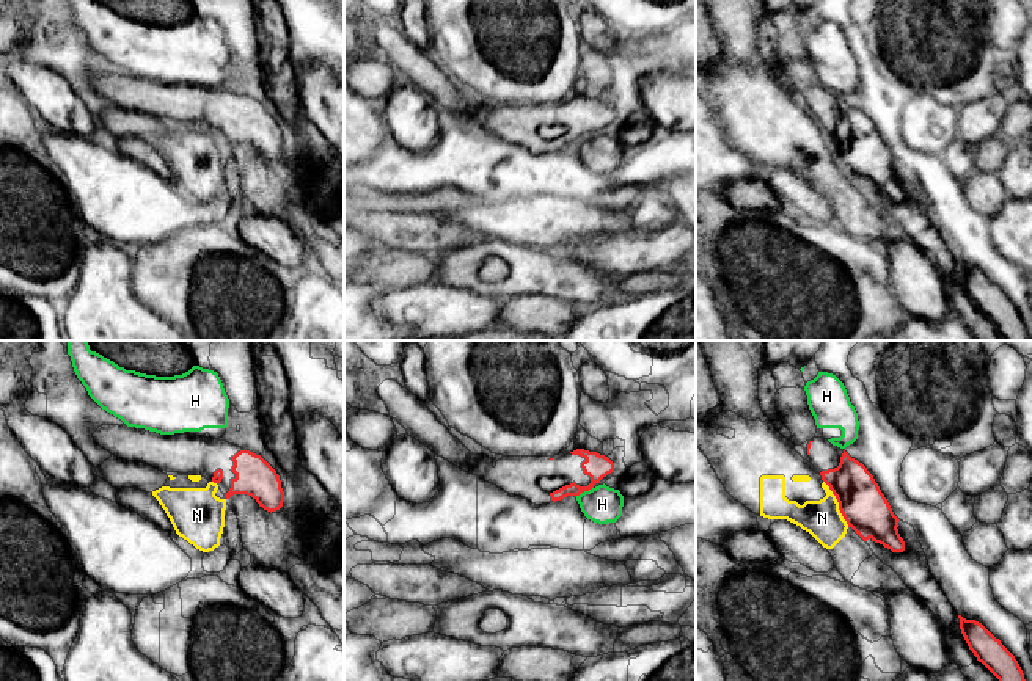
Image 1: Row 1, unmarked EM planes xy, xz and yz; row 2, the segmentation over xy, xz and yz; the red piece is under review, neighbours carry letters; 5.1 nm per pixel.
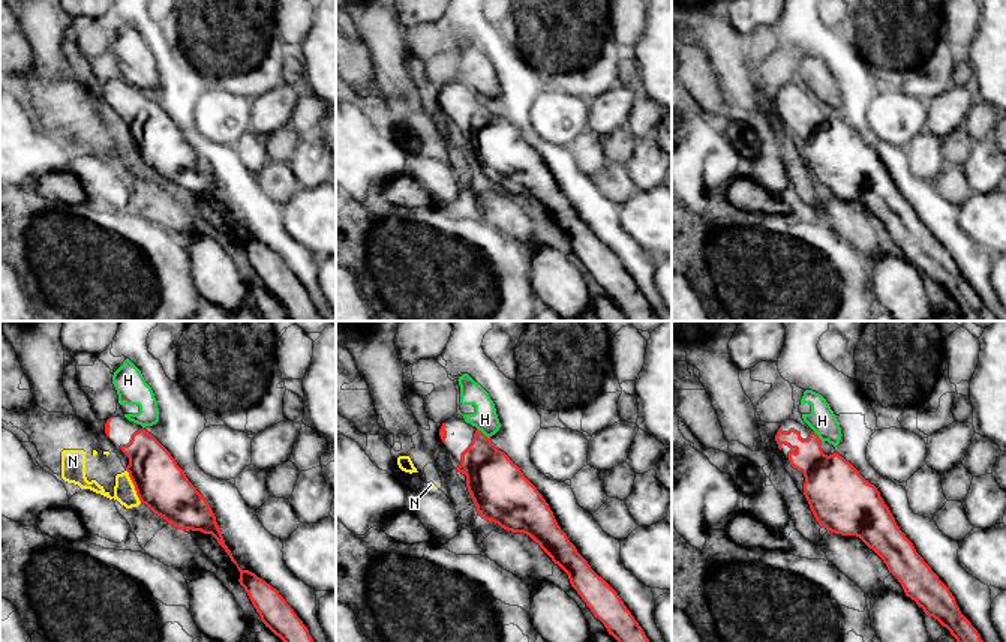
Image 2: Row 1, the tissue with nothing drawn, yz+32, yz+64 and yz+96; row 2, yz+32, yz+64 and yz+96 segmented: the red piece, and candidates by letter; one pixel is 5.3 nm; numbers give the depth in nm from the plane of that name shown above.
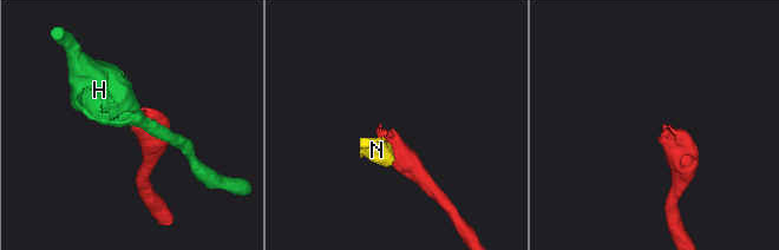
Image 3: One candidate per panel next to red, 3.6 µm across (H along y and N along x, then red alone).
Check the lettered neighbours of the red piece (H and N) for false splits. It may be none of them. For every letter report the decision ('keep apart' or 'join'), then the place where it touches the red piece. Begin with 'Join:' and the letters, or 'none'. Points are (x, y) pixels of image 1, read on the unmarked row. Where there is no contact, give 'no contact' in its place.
Join: none
H: keep apart | xz (583, 140)
N: keep apart | yz (839, 152)

